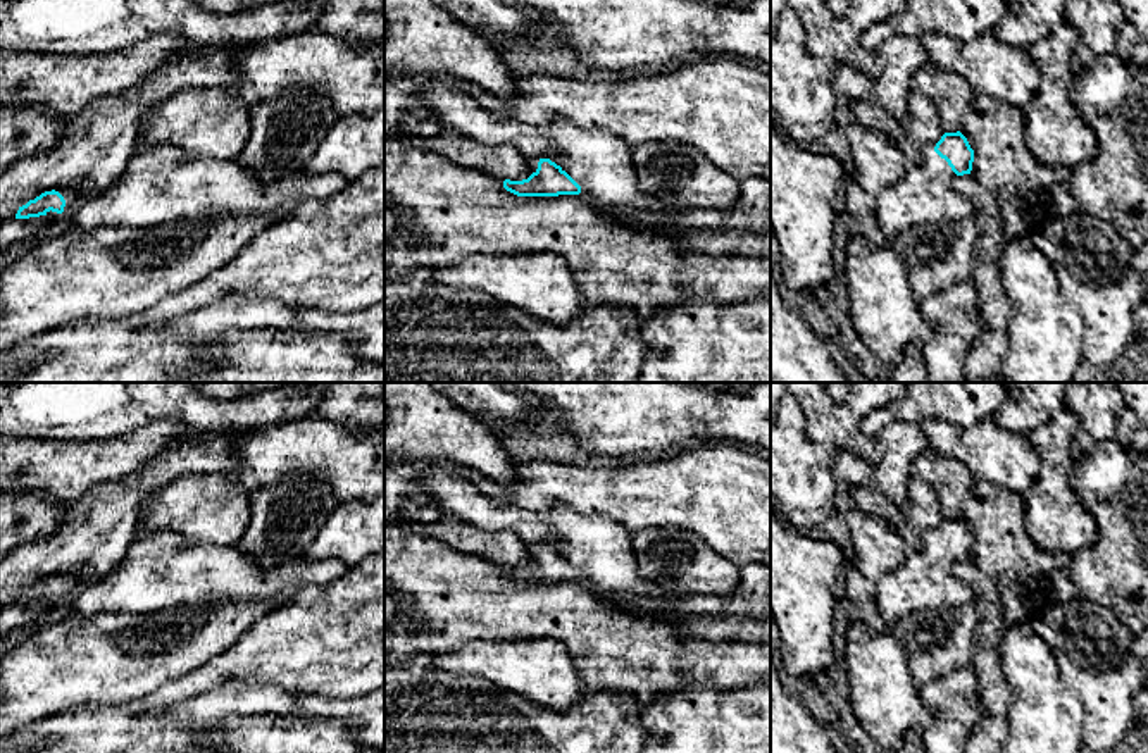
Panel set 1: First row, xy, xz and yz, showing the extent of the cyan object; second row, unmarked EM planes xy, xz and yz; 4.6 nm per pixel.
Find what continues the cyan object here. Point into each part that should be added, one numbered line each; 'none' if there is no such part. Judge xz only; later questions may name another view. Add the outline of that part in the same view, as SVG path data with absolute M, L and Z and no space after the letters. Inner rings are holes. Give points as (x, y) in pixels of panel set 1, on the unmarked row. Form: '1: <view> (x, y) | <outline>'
1: xz (554, 541) | M555 536L555 538L550 538L546 543L526 545L531 560L536 558L538 548L540 548L541 545L550 545L552 548L555 548L557 551L560 551L560 550L558 550L558 539L560 539L560 536Z

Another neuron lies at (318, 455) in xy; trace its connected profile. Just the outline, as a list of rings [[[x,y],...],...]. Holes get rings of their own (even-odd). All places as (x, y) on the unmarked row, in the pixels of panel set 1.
[[[309,415],[264,427],[238,427],[231,441],[240,458],[231,474],[248,496],[298,472],[328,479],[340,503],[371,501],[384,493],[384,424],[348,429],[326,422],[319,415]]]

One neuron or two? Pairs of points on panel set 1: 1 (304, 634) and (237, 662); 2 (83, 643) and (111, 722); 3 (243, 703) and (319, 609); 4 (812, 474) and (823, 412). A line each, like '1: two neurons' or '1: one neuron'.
1: one neuron
2: two neurons
3: two neurons
4: two neurons

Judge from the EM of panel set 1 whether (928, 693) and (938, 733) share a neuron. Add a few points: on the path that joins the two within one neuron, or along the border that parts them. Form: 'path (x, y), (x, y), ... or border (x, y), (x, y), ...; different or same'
path (938, 703), (945, 710), (943, 722); same

